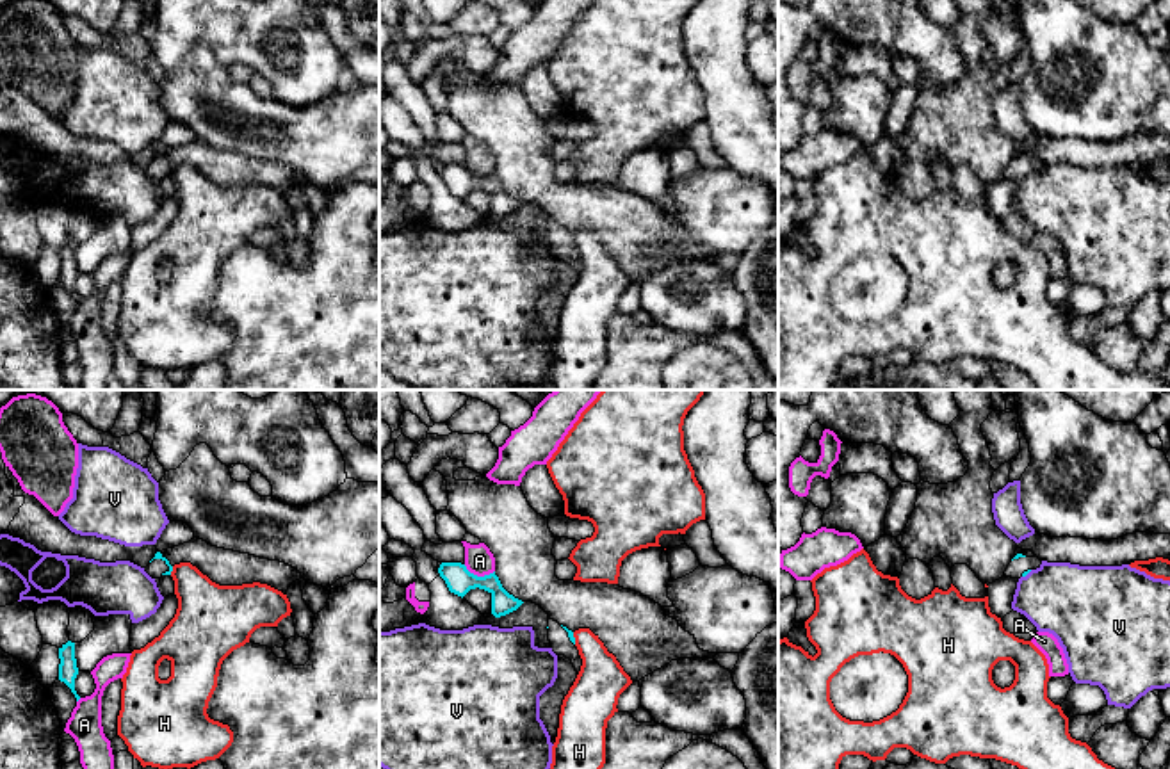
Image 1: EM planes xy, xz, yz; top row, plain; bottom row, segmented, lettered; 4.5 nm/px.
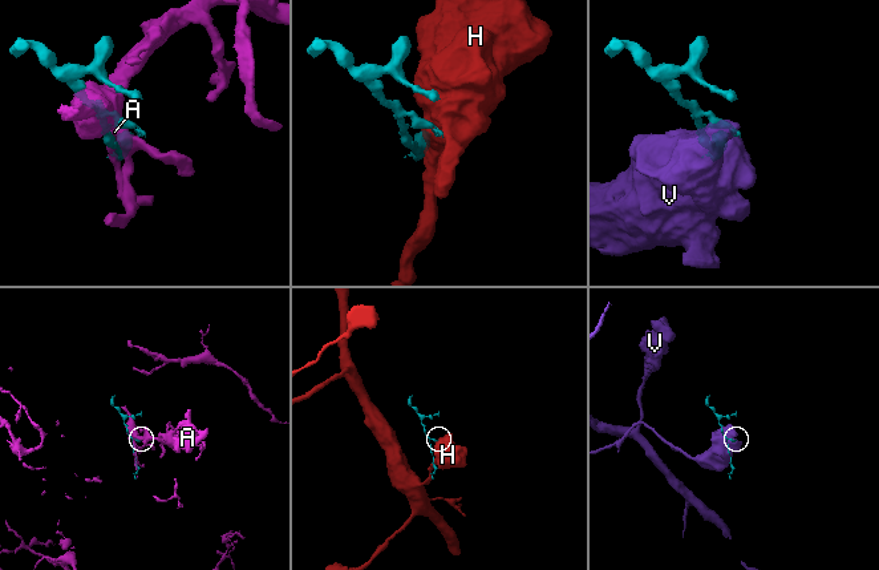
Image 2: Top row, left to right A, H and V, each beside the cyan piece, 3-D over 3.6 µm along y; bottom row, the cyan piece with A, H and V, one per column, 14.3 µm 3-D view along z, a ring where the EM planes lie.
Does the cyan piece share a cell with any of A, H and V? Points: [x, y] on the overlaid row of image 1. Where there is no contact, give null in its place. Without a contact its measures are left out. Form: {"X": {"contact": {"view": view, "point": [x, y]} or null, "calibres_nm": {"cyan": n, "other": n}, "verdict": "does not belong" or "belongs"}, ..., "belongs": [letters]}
{"A": {"contact": {"view": "xz", "point": [479, 577]}, "calibres_nm": {"cyan": 120, "other": 130}, "verdict": "does not belong"}, "H": {"contact": {"view": "xz", "point": [574, 638]}, "calibres_nm": {"cyan": 30, "other": 220}, "verdict": "does not belong"}, "V": {"contact": {"view": "yz", "point": [1026, 574]}, "calibres_nm": {"cyan": 20, "other": 340}, "verdict": "does not belong"}, "belongs": []}

